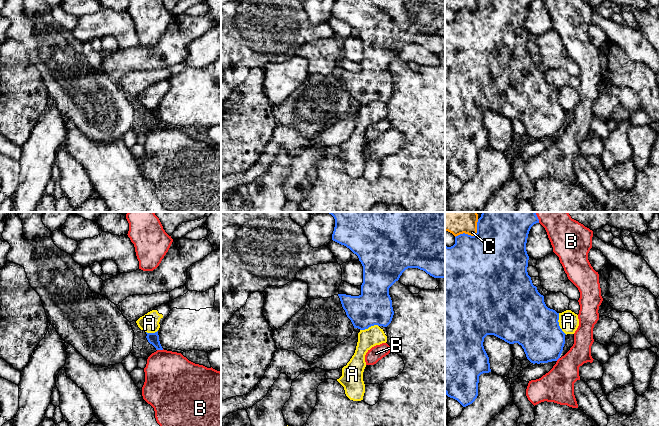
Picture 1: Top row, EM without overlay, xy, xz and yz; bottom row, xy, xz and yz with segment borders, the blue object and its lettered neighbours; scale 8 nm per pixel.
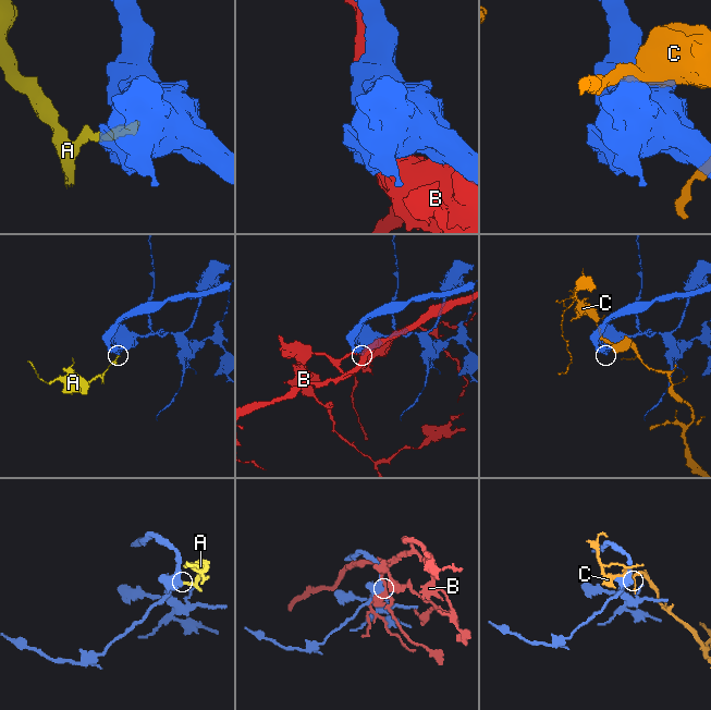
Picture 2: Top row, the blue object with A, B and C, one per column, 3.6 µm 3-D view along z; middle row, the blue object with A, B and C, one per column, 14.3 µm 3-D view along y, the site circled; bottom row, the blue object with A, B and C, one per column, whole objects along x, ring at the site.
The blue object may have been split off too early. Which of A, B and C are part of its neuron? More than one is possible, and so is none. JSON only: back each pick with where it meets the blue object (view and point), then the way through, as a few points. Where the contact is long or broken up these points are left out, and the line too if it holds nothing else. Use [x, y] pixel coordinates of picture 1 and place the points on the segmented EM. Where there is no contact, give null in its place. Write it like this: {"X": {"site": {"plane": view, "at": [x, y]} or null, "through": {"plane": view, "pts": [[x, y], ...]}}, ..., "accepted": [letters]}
{"accepted": []}

